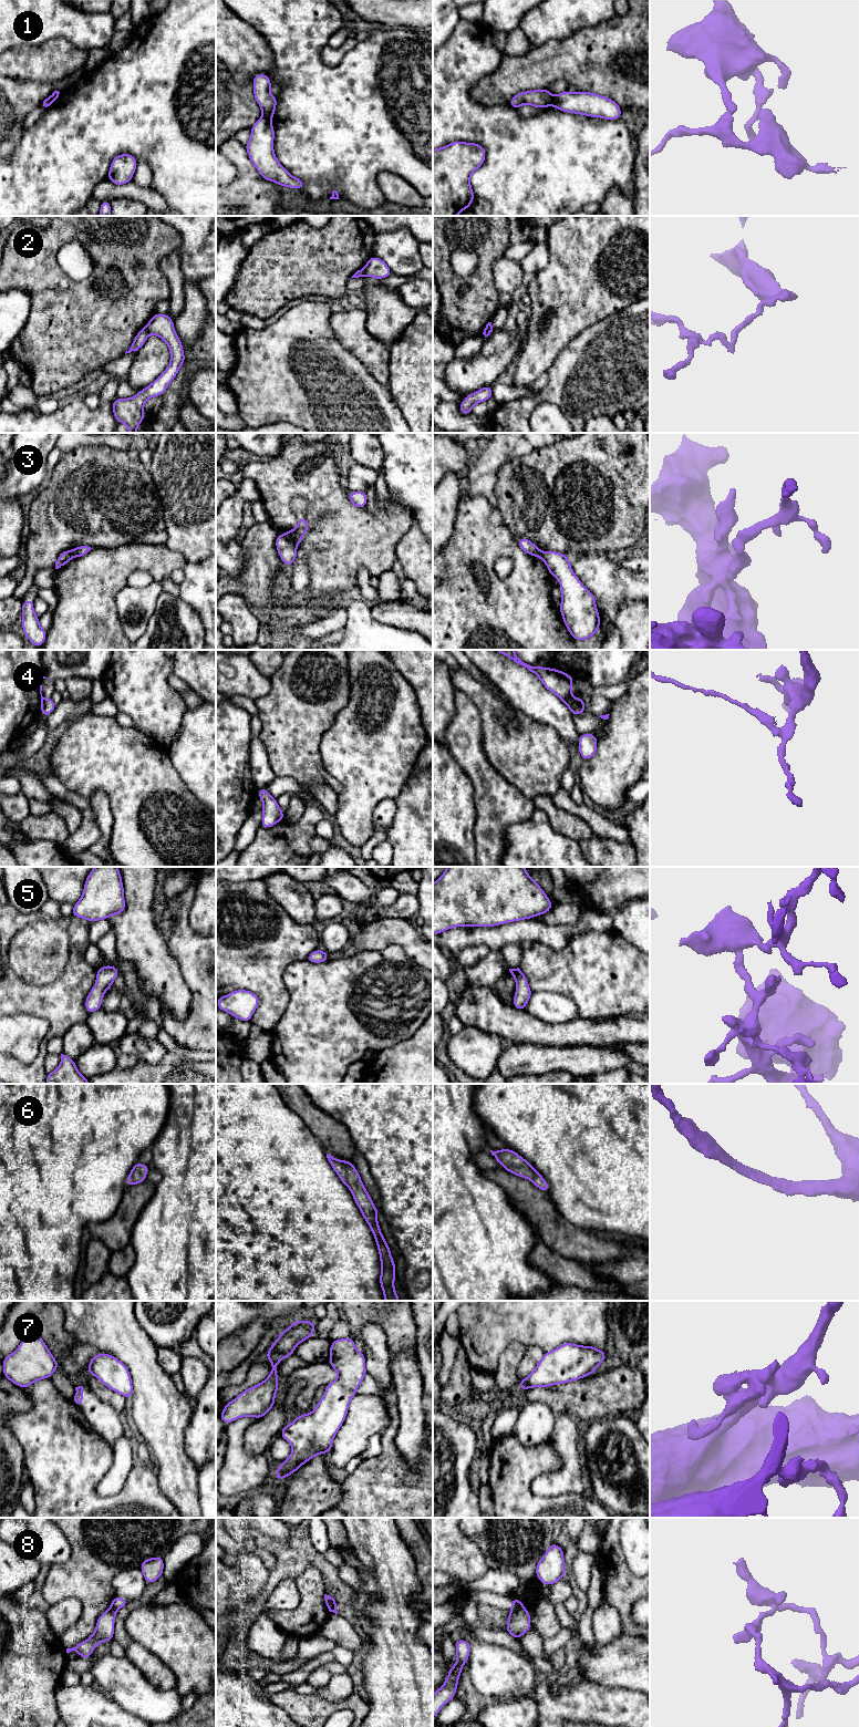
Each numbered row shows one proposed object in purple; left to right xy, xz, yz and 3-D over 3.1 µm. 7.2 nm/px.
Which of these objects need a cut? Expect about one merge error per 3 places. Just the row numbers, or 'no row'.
1, 2, 3, 4, 8

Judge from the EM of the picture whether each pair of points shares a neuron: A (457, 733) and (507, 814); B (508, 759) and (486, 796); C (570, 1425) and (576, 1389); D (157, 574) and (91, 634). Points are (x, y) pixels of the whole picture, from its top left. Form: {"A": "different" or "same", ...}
{"A": "same", "B": "different", "C": "different", "D": "same"}

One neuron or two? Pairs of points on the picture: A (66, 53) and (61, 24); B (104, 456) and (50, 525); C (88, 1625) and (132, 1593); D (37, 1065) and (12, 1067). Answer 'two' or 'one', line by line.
A: two
B: one
C: two
D: one

